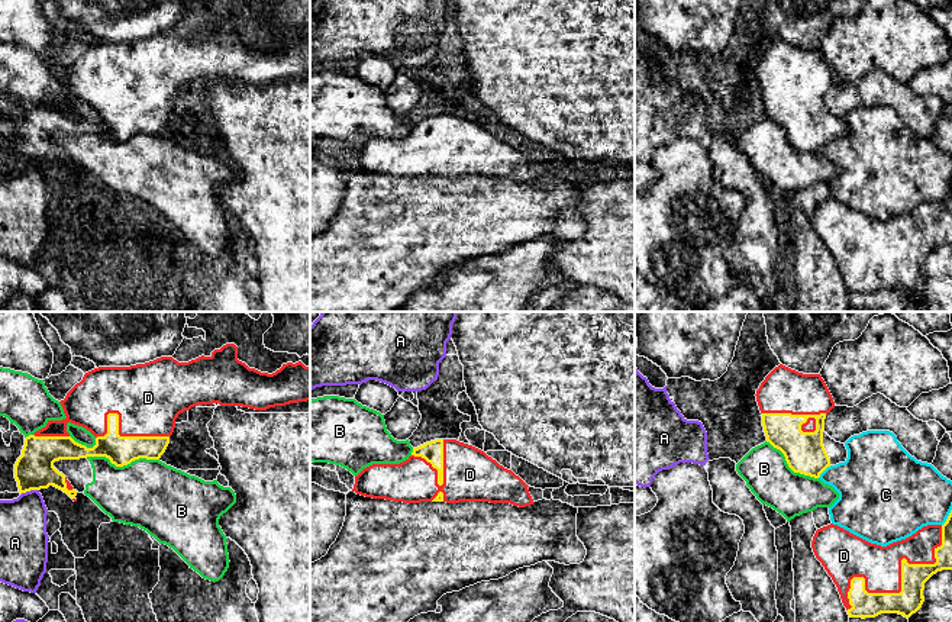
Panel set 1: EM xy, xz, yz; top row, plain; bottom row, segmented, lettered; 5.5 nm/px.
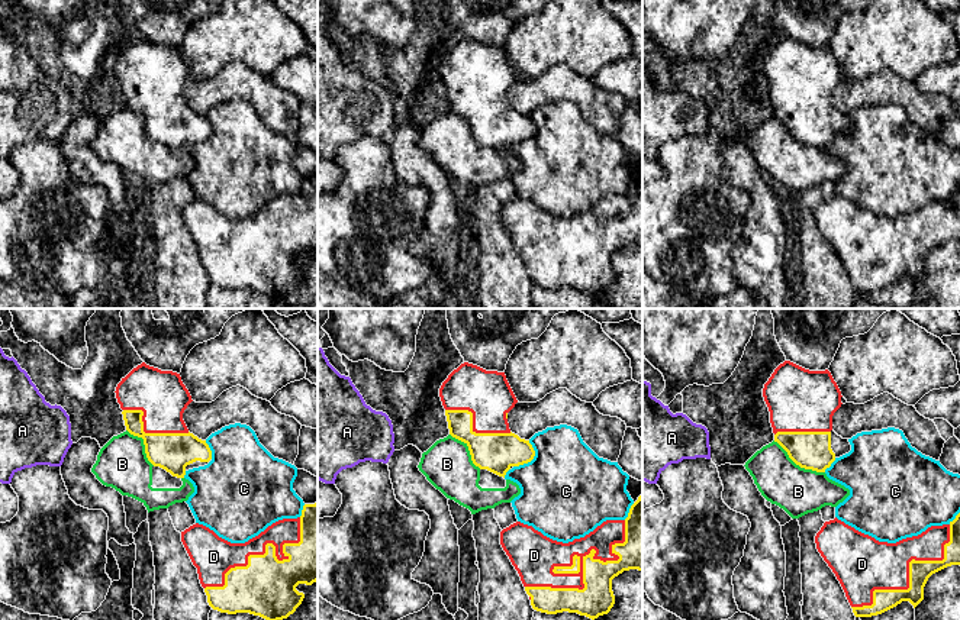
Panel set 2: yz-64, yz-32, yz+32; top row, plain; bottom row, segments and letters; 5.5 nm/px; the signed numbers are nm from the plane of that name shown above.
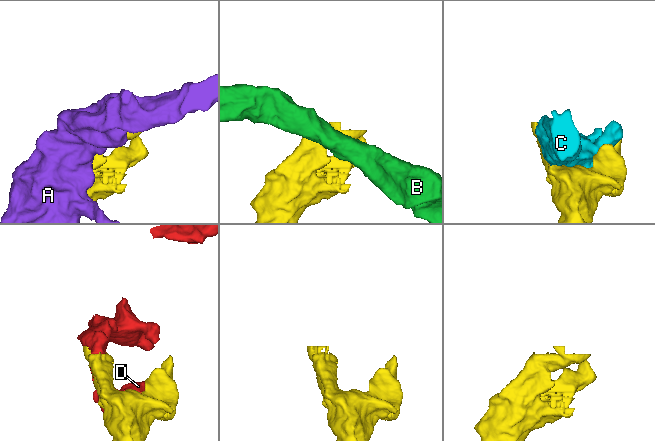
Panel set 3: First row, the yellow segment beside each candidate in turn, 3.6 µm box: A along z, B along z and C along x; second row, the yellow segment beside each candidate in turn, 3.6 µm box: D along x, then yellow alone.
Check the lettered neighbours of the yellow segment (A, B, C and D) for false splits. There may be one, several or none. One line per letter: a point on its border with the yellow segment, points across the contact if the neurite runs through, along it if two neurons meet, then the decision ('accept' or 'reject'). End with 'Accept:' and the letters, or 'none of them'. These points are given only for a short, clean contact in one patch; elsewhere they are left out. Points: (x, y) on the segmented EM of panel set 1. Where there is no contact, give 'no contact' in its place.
A: meets yellow in xy at (29, 490); reject
B: meets yellow in xy at (122, 466); reject
C: meets yellow in yz at (823, 470); reject
D: meets yellow in yz at (902, 585); accept
Accept: D

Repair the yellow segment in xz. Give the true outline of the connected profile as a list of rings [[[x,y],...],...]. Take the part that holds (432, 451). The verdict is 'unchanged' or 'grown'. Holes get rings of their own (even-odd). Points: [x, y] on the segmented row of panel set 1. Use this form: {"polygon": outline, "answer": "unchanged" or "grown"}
{"polygon": [[[435,439],[400,464],[372,464],[355,476],[356,494],[403,503],[490,502],[533,505],[529,486],[484,451],[456,439]]], "answer": "grown"}

